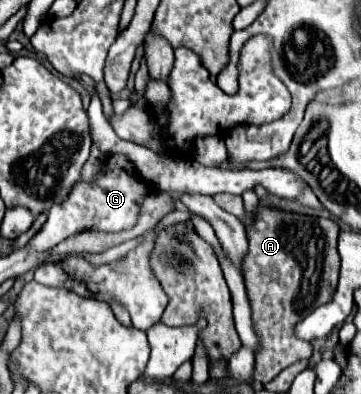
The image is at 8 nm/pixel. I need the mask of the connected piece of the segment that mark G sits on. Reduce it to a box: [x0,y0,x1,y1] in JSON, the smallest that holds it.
[29,155,149,251]

